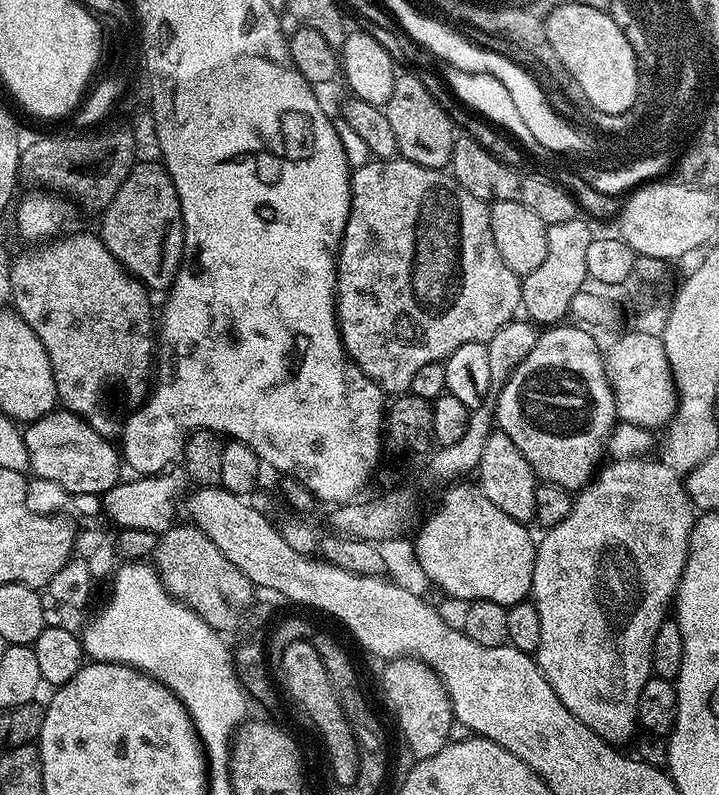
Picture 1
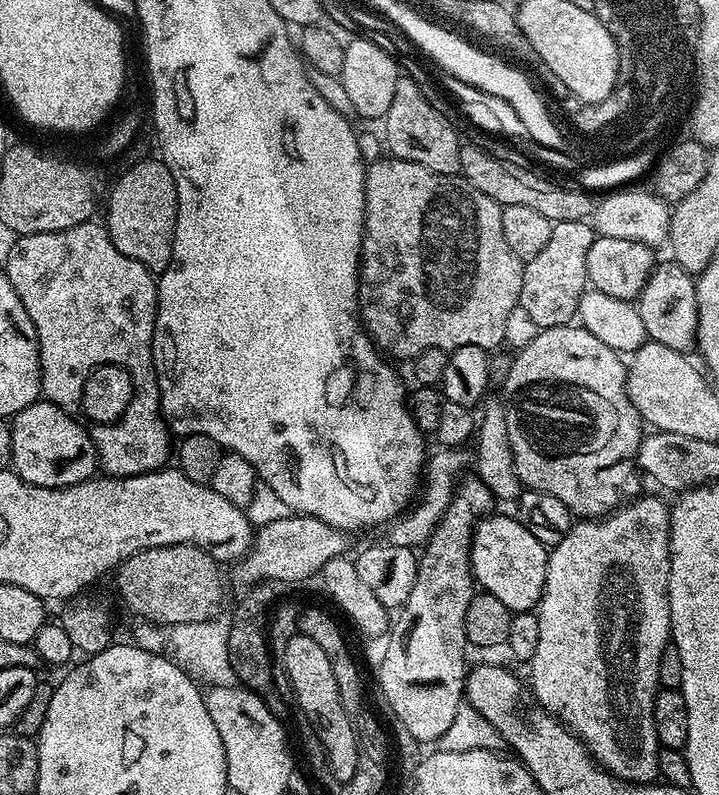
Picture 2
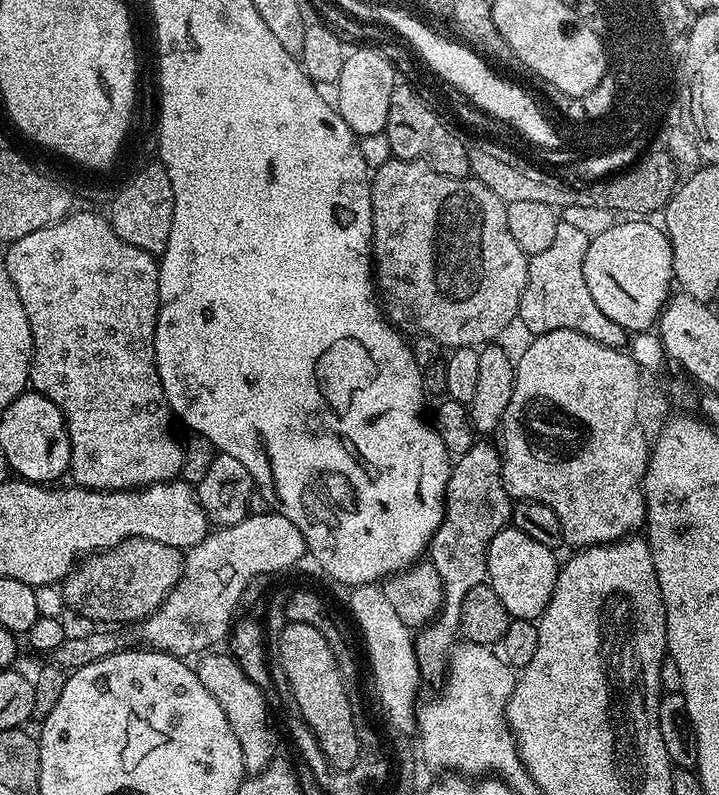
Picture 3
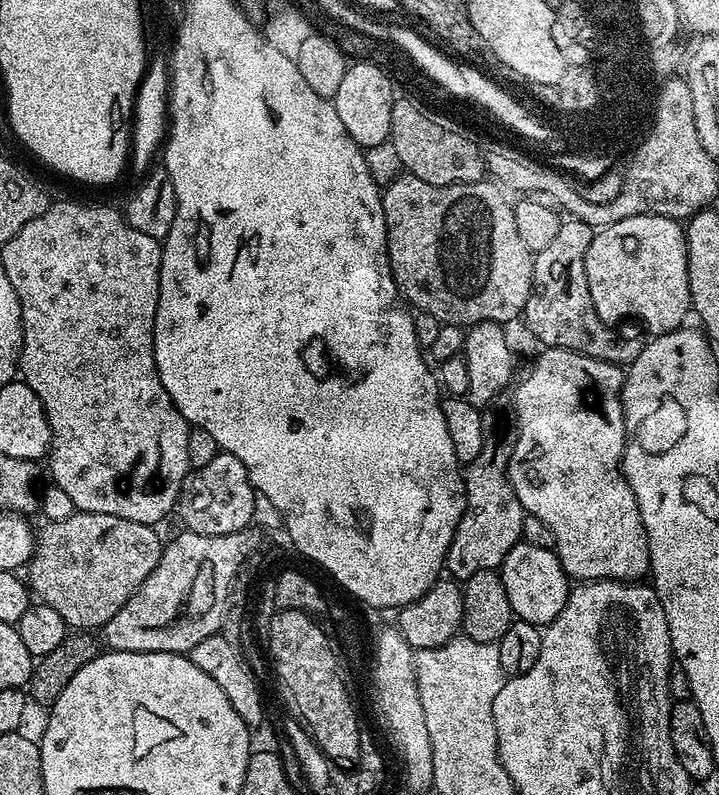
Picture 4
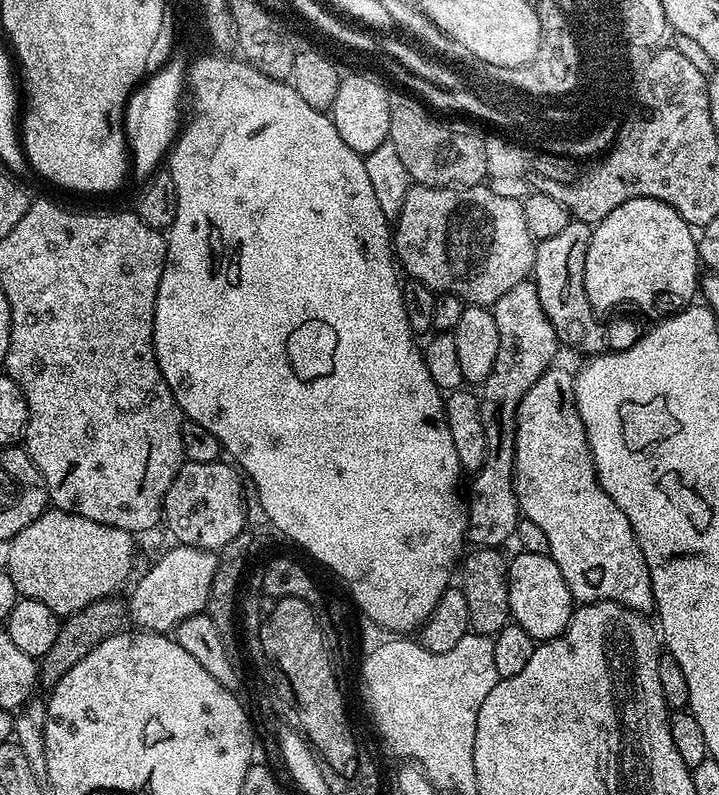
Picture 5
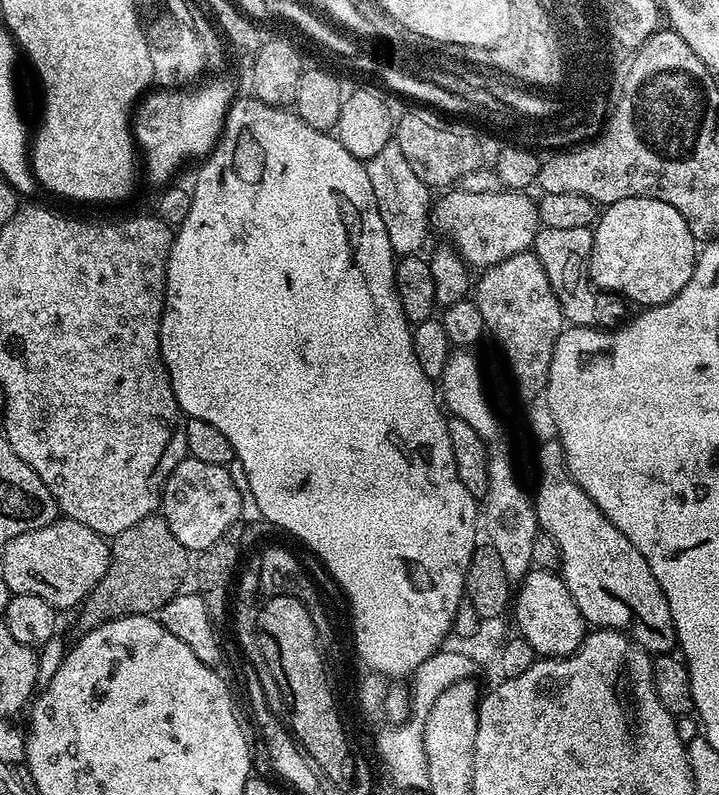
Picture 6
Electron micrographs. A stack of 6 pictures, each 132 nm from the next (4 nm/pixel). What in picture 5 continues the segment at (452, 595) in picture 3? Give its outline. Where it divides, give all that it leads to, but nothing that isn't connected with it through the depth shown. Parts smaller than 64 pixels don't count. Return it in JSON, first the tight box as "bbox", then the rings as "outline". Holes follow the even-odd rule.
{"bbox":[466,279,558,548],"outline":[[[531,279],[518,282],[518,286],[510,286],[496,304],[491,305],[494,322],[498,325],[498,358],[494,358],[492,373],[484,379],[480,396],[480,417],[482,430],[486,430],[486,462],[471,477],[472,485],[466,488],[466,511],[468,513],[468,530],[466,540],[477,548],[500,548],[516,534],[516,522],[521,519],[520,504],[516,501],[516,490],[512,487],[514,478],[514,458],[516,457],[516,411],[530,386],[542,378],[542,374],[553,367],[558,349],[556,331],[550,326],[550,318],[542,310],[542,302],[538,302],[538,290]]]}

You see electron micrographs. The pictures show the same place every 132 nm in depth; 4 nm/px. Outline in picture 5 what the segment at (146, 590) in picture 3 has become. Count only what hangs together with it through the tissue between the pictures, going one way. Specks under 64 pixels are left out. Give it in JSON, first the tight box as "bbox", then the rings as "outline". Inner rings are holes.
{"bbox":[6,507,136,618],"outline":[[[49,507],[7,541],[6,567],[23,599],[43,602],[63,618],[92,602],[115,597],[119,593],[116,591],[129,583],[128,575],[136,560],[136,544],[132,540],[133,533],[126,530]]]}

